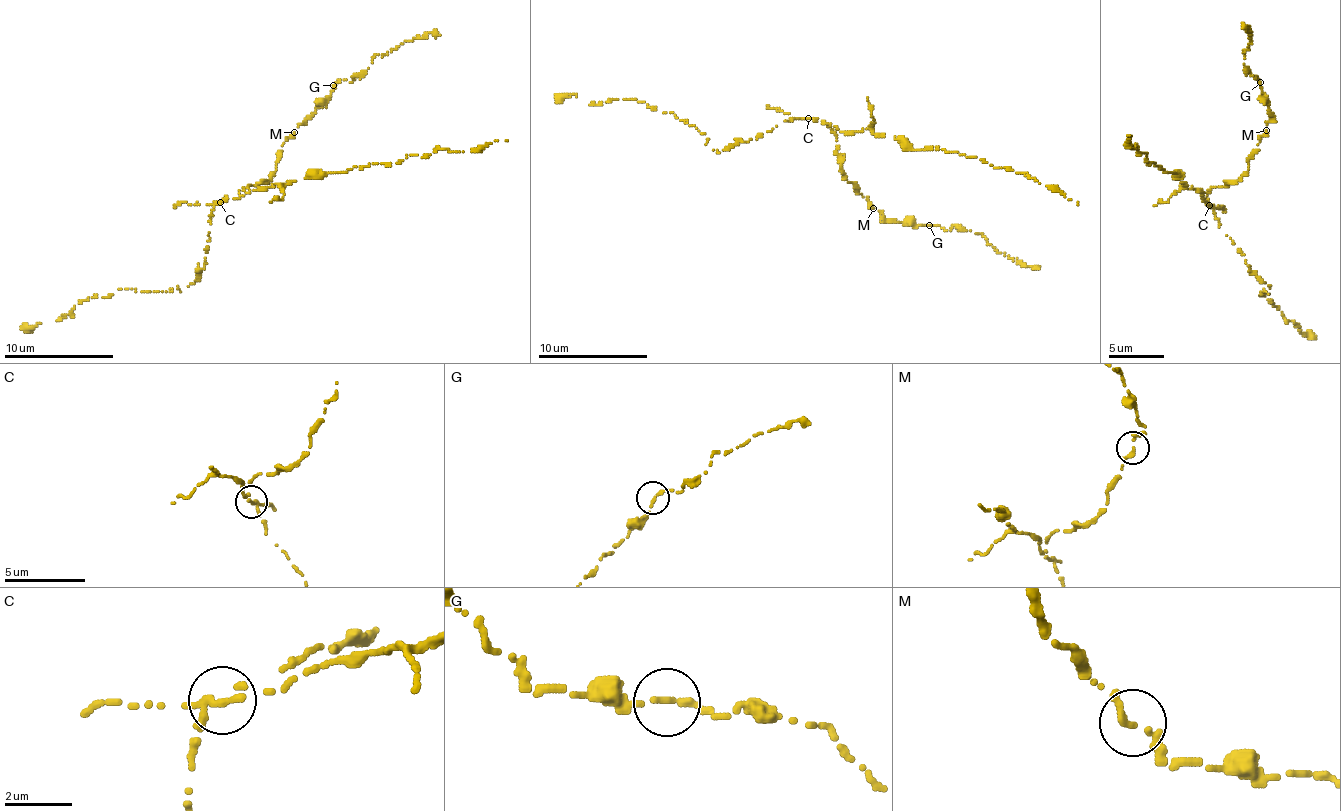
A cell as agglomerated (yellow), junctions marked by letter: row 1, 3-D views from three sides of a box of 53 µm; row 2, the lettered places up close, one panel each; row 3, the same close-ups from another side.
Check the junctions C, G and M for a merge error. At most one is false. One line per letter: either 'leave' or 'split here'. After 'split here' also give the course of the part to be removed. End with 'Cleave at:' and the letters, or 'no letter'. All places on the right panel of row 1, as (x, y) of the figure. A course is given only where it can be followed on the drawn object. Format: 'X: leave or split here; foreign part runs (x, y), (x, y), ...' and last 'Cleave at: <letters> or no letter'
C: split here; foreign part runs (1209, 205), (1204, 192), (1174, 179), (1178, 173), (1145, 162), (1147, 153), (1136, 155), (1128, 147), (1129, 135)
G: leave
M: leave
Cleave at: C

